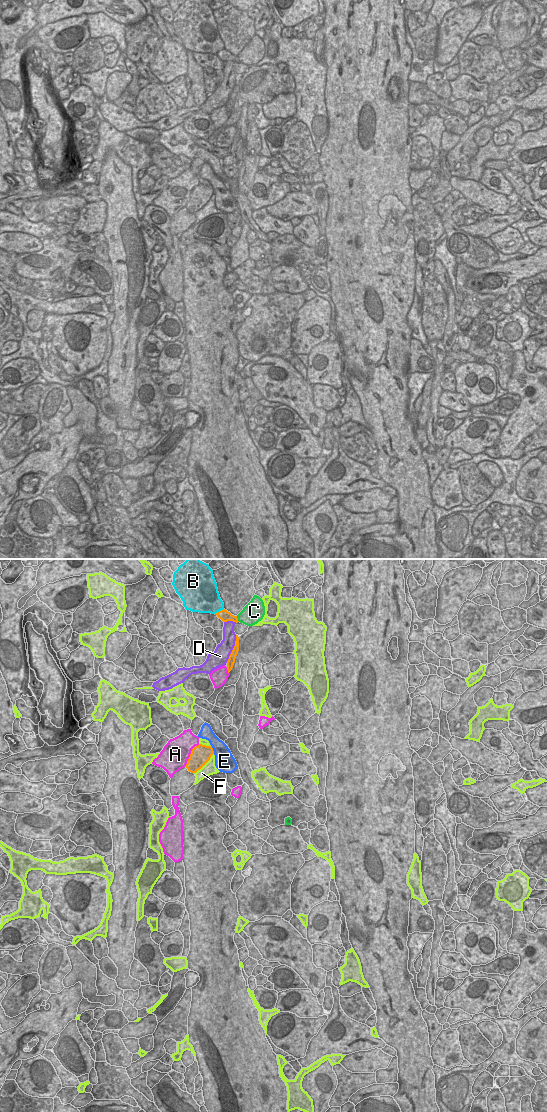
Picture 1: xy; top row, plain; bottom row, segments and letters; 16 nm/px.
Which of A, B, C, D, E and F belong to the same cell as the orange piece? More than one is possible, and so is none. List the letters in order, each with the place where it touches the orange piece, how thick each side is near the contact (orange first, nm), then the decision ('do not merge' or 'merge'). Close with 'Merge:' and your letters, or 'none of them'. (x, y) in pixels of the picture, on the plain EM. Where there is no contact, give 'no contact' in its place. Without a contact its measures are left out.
A: contact xy (190, 194); calibres 320 and 440 nm; do not merge
B: contact xy (219, 51); calibres 180 and 400 nm; do not merge
C: contact xy (237, 59); calibres 180 and 320 nm; do not merge
D: contact xy (233, 89); calibres 120 and 280 nm; do not merge
E: contact xy (212, 189); calibres 320 and 300 nm; do not merge
F: contact xy (204, 204); calibres 320 and 200 nm; do not merge
Merge: none of them

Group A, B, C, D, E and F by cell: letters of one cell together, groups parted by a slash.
A / B / C / D / E / F

